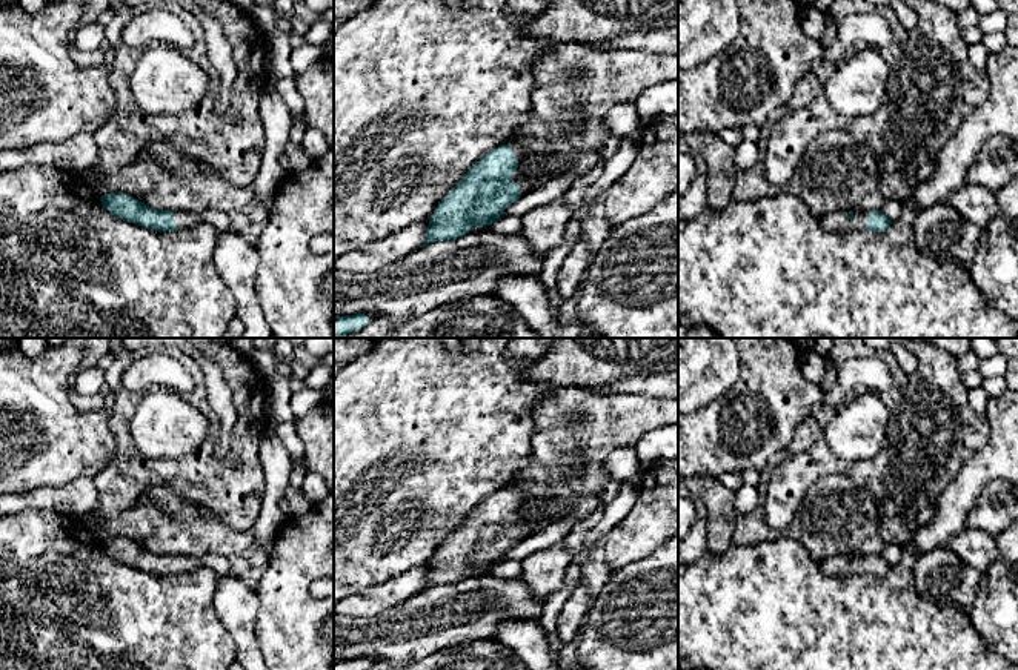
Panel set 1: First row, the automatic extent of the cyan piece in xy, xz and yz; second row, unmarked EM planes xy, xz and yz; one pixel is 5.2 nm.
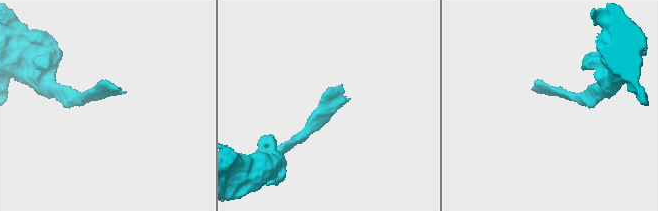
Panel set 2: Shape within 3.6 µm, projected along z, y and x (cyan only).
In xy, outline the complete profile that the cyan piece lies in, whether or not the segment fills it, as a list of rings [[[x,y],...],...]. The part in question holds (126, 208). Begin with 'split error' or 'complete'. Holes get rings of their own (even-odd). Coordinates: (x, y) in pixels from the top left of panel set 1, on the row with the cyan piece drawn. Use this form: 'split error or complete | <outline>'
split error | [[[105,194],[100,201],[106,211],[120,220],[151,231],[183,231],[205,223],[200,214],[155,211],[128,194]]]

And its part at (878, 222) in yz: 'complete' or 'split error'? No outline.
split error

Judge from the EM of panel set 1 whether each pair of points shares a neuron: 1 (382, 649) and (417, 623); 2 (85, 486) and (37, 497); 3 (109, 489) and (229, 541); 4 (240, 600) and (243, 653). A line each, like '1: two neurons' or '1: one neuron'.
1: one neuron
2: one neuron
3: two neurons
4: one neuron

